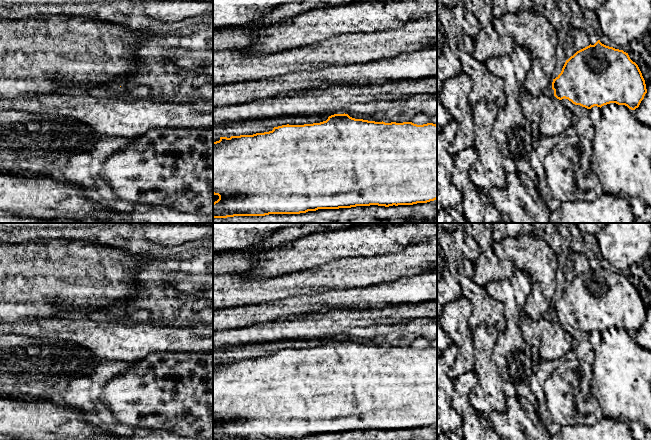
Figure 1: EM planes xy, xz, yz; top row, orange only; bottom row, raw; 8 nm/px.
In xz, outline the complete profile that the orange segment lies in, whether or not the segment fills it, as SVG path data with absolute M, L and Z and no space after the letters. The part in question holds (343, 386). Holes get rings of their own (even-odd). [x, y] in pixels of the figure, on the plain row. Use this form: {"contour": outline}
{"contour": "M334 338L326 345L304 349L282 349L272 355L253 359L220 361L213 366L213 418L219 423L213 427L213 440L265 440L269 438L300 438L318 433L339 433L356 430L398 430L427 427L437 423L437 349L417 349L412 346L385 347L355 343L348 338Z"}

